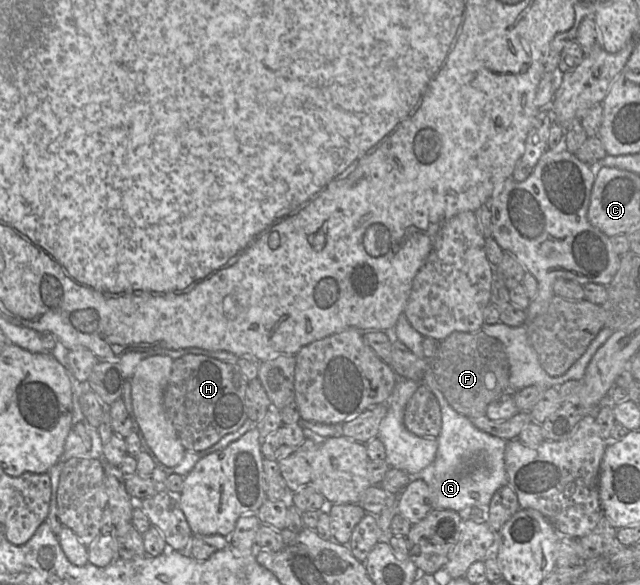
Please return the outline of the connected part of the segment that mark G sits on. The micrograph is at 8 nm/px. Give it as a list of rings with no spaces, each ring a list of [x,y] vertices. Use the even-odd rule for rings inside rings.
[[[427,361],[421,384],[426,385],[435,395],[442,424],[434,462],[426,468],[425,473],[411,477],[420,477],[428,484],[432,509],[451,509],[458,512],[465,508],[488,507],[493,494],[500,487],[507,485],[504,462],[507,441],[479,430],[468,417],[455,411],[444,398]],[[477,457],[481,459],[480,464],[471,472],[464,472],[464,462]]]

